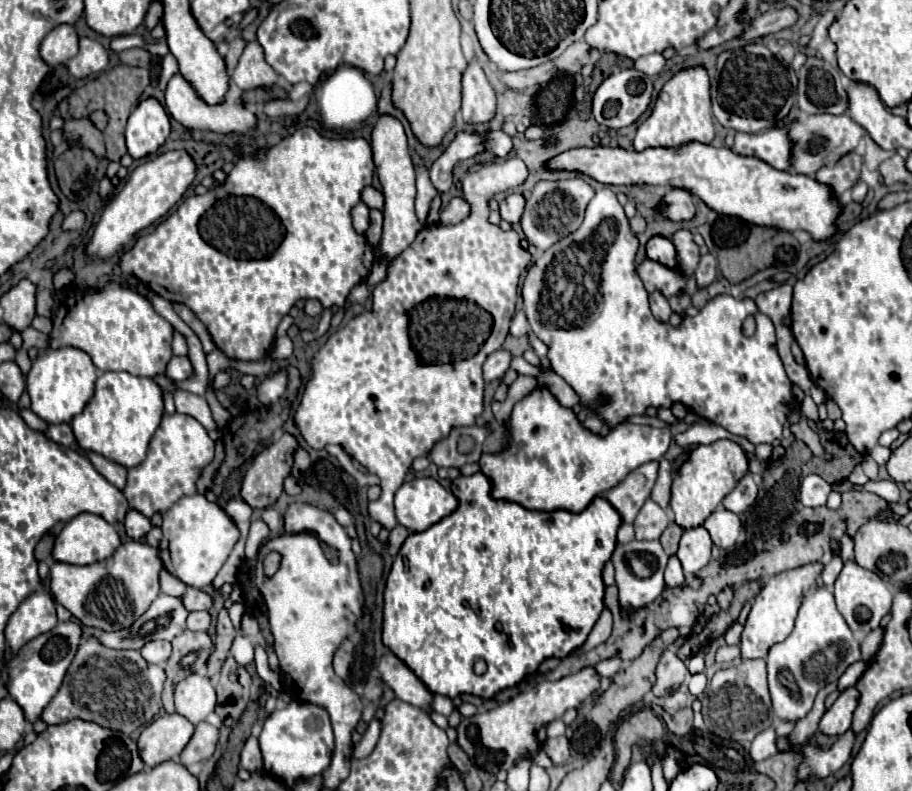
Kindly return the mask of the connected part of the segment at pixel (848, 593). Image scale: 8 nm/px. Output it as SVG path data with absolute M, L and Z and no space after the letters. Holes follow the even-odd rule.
M845 562L837 582L835 582L835 602L837 602L837 608L839 612L843 614L843 618L847 620L849 628L853 630L853 634L861 640L867 632L879 628L881 624L881 618L889 614L889 608L891 608L891 600L893 600L893 594L889 592L889 588L883 584L883 580L875 574L875 572L869 572L861 566L857 566L855 562ZM859 606L867 606L869 612L871 612L871 618L867 622L861 622L855 618L855 608Z

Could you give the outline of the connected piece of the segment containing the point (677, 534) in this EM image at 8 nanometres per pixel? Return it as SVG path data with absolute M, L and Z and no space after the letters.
M671 520L669 526L665 528L665 532L661 534L659 542L661 542L663 550L665 550L669 556L673 556L673 554L677 552L677 544L679 544L679 540L681 540L681 534L683 534L683 530L681 530L673 520Z

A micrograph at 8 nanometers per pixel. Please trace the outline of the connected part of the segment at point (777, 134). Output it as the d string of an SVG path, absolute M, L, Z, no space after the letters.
M771 128L759 134L735 134L733 150L743 156L755 156L765 160L777 170L789 170L789 148L787 128Z

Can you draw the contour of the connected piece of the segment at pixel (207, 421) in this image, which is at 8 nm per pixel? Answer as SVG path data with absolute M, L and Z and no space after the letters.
M177 390L175 392L175 408L179 414L185 414L185 416L199 420L199 424L203 424L203 428L207 432L215 430L211 410L209 410L209 404L205 398L191 394L191 392L185 392L185 390Z

